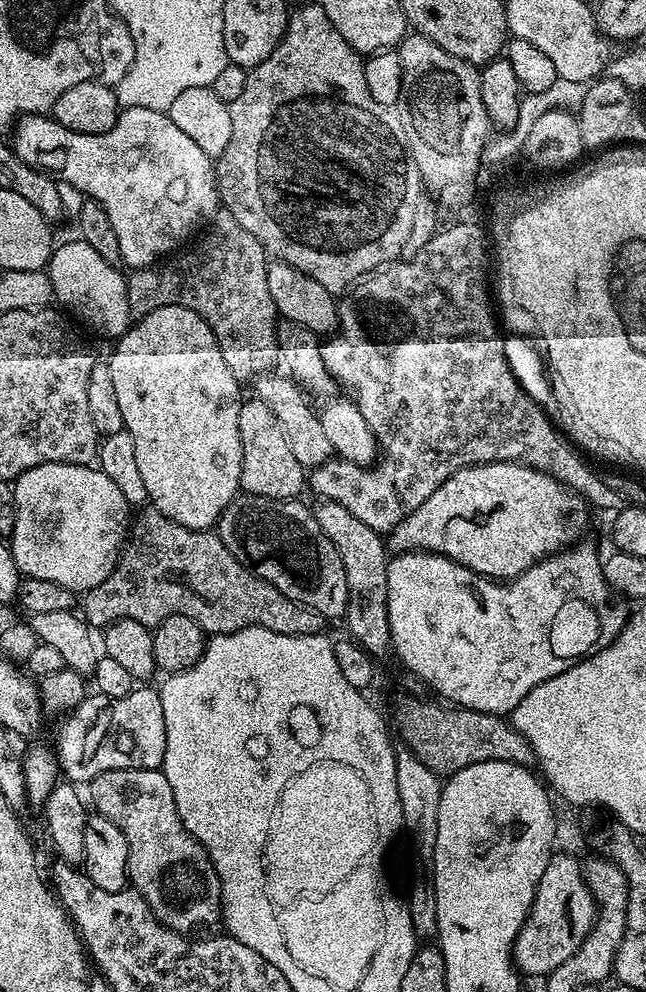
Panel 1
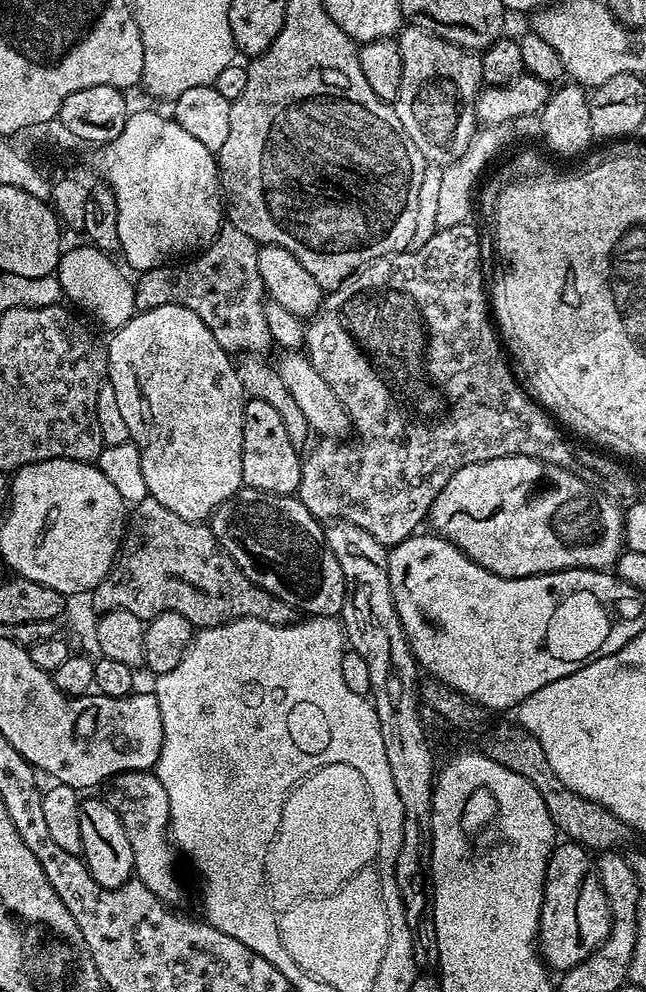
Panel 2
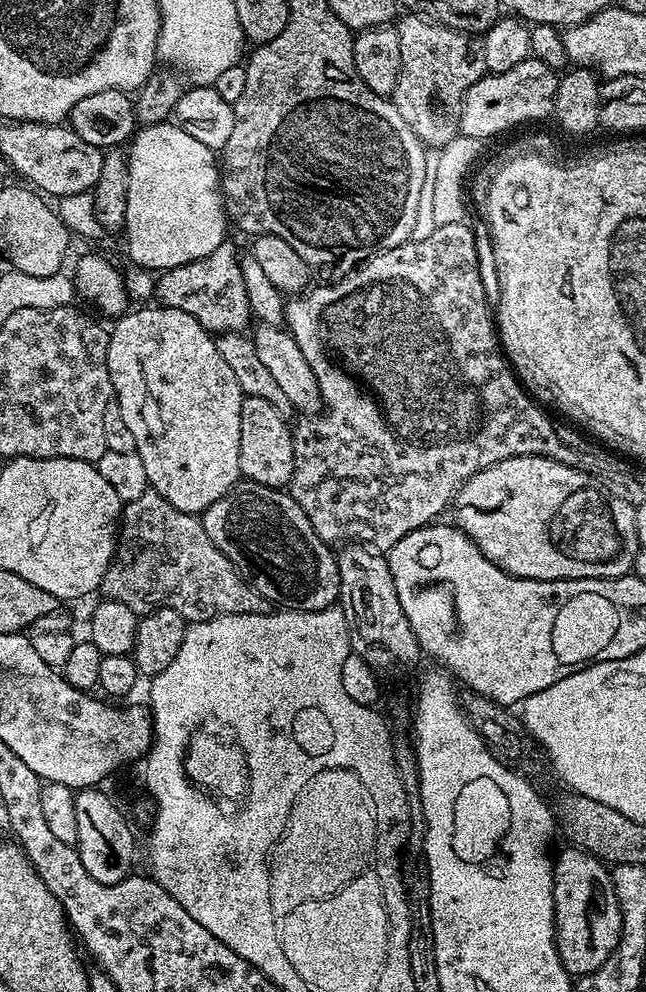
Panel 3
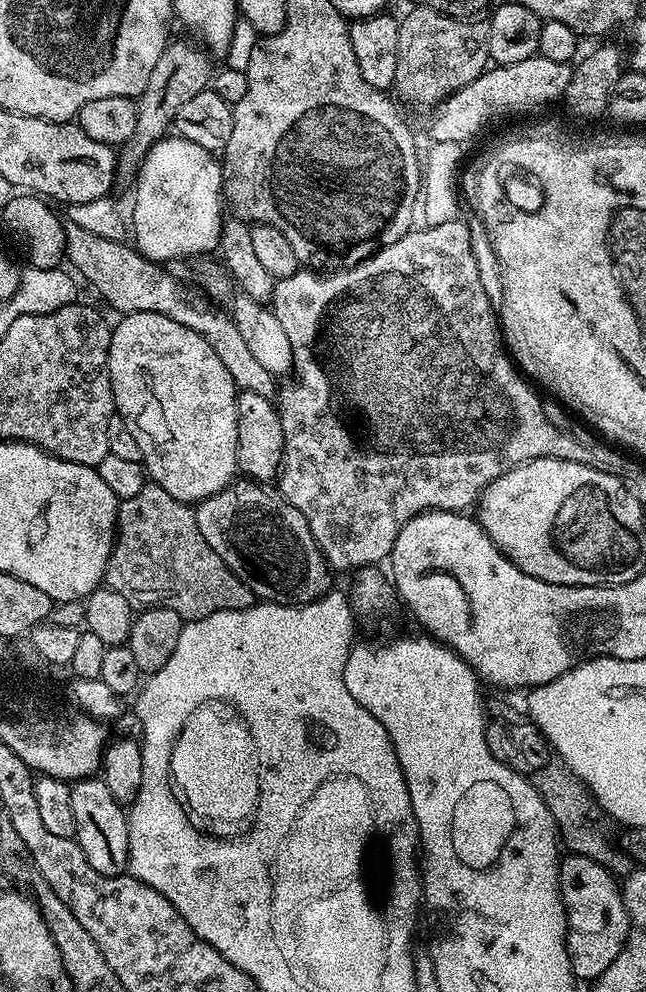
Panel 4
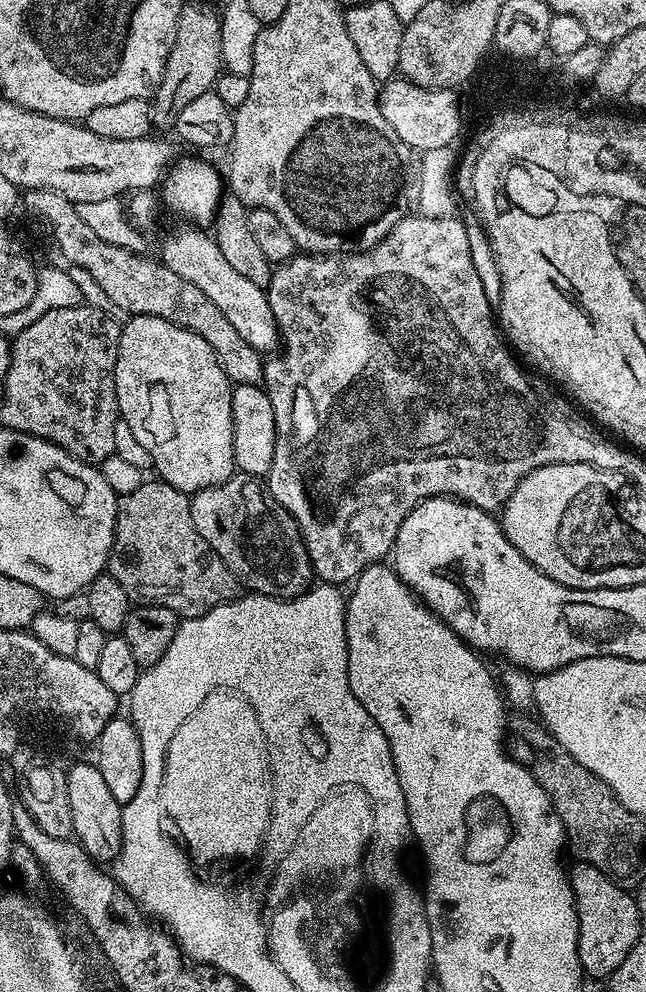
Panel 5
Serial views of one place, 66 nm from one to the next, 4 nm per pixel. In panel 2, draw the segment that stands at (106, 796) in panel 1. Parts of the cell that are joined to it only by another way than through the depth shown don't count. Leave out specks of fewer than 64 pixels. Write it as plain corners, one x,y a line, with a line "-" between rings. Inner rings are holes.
151,771
147,772
121,772
111,781
110,787
116,795
114,807
116,813
122,818
122,826
126,826
126,838
130,838
130,850
134,850
134,876
140,880
150,894
154,894
164,904
176,906
180,900
180,880
176,877
177,849
170,839
170,798
162,782

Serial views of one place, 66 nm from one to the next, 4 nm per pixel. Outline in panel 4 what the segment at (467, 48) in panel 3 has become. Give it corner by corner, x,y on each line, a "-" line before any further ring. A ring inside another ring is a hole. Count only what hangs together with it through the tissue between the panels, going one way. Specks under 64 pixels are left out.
414,6
400,20
398,30
398,74
394,92
401,101
409,100
420,108
431,109
438,106
448,96
453,96
460,88
466,87
486,71
489,67
488,59
488,26
480,18
457,18
447,16
433,8

